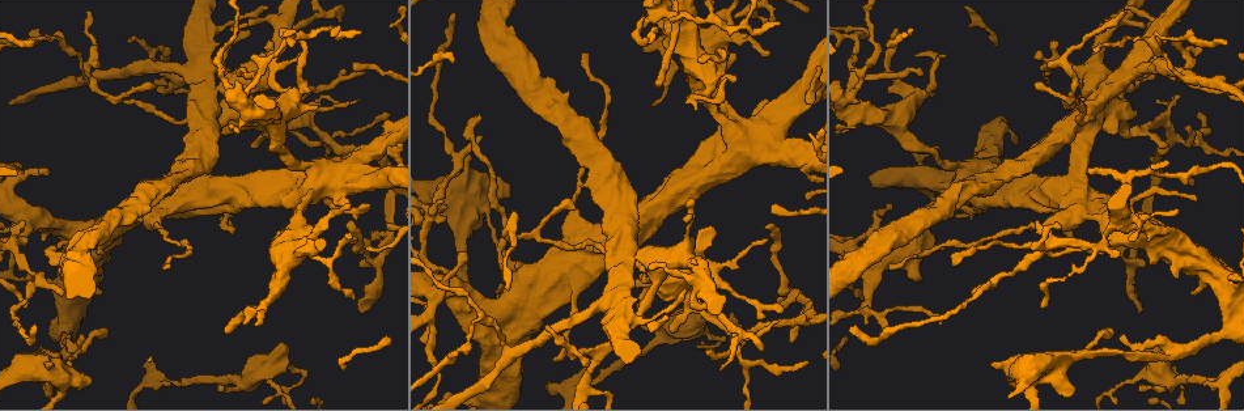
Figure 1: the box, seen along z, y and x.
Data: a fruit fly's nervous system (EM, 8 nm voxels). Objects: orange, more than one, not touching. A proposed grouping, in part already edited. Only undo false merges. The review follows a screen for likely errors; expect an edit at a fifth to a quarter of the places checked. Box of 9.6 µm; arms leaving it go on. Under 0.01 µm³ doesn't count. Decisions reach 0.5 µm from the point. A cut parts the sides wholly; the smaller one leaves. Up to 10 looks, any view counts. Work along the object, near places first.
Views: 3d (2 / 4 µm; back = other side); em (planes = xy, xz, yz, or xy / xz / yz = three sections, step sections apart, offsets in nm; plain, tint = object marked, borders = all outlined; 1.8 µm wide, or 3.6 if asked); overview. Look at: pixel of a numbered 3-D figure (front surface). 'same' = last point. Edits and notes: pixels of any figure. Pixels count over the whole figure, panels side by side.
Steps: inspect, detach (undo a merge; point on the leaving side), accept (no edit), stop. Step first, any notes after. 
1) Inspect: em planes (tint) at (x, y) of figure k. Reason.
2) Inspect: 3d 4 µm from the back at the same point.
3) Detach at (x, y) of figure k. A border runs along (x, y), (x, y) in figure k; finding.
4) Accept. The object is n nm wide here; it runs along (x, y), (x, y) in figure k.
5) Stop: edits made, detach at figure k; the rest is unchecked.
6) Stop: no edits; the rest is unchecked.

Inspect: em planes (plain) at (685, 230) of figure 1. A narrow waist.

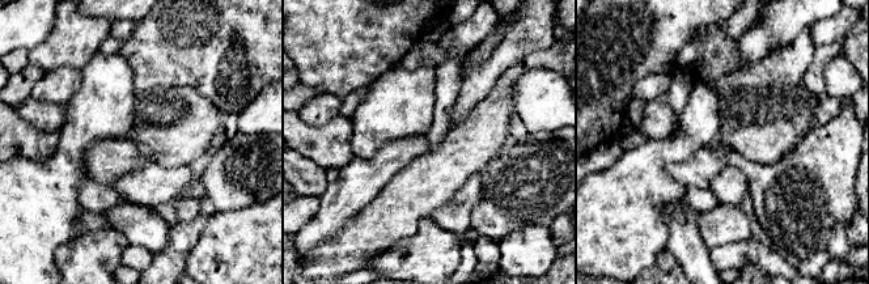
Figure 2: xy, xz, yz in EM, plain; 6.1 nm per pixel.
Inspect: em planes (tint) at the same point.

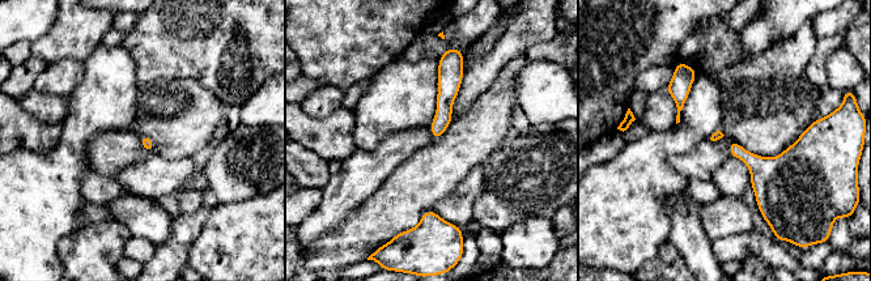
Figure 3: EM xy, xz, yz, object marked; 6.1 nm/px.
Accept. It runs along (446, 59), (444, 116), (436, 135) in figure 3; one neuron here.

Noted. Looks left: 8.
Inspect: 3d 2 µm from the back at (1072, 132) of figure 1. Small branch off a trunk.

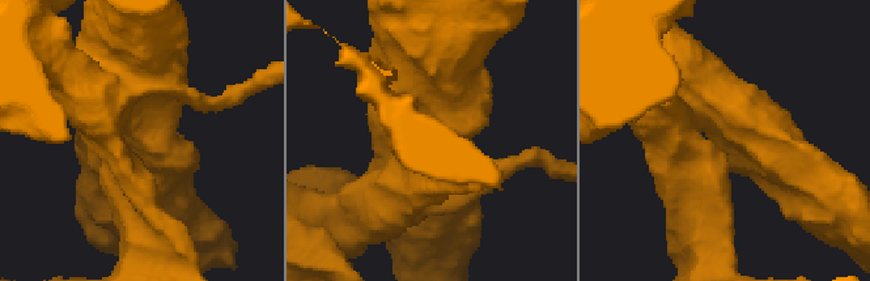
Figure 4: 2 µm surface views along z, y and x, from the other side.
Inspect: em yz step 16 (tint) at (723, 135) of figure 4.

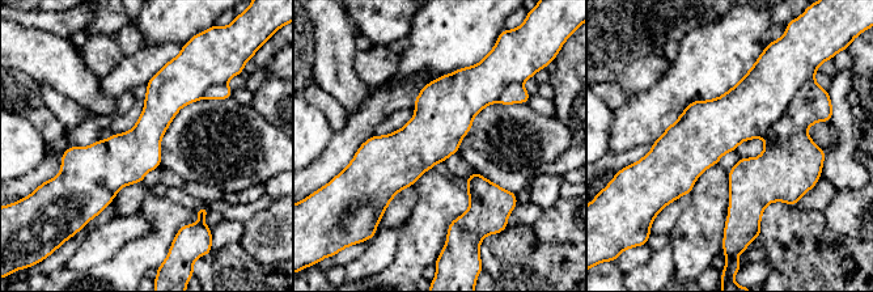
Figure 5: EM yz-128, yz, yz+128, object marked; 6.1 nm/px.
Inspect: em planes (tint) at the same point.

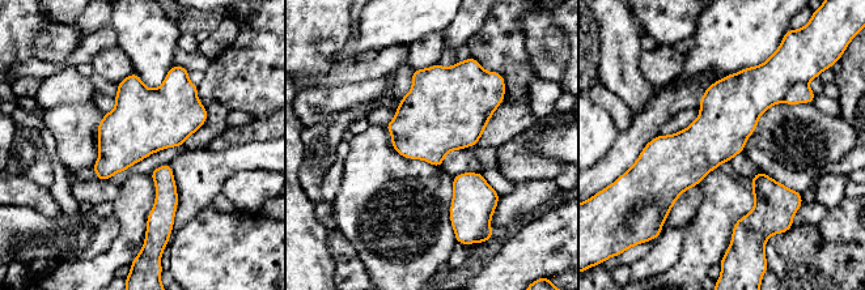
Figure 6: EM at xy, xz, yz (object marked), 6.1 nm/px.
Detach at (802, 55) of figure 6. The object is 340 nm wide here; a border runs along (793, 85), (783, 99) in figure 6; a second neuron is stuck on.

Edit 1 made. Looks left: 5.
Inspect: overview.

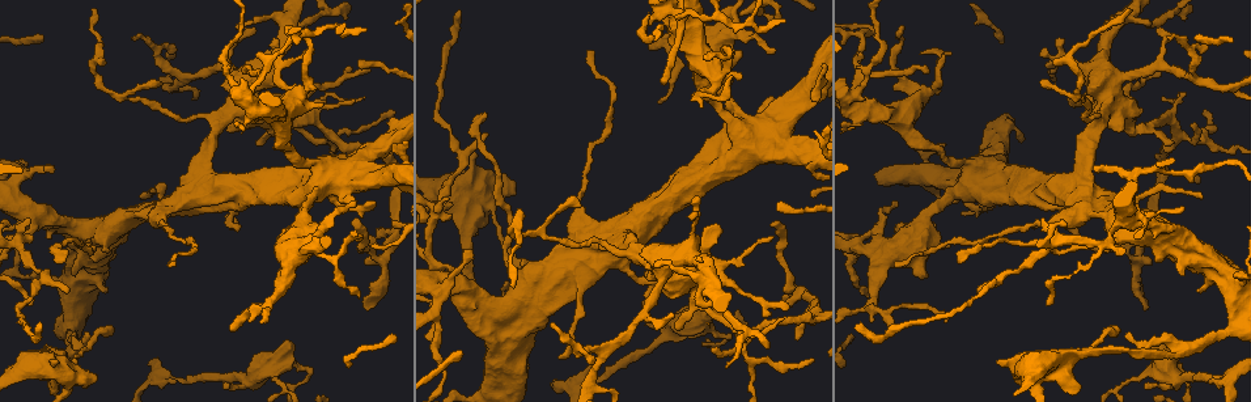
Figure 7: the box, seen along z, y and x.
Inspect: 3d 2 µm at (457, 287) of figure 7. Two arms at a narrow angle.

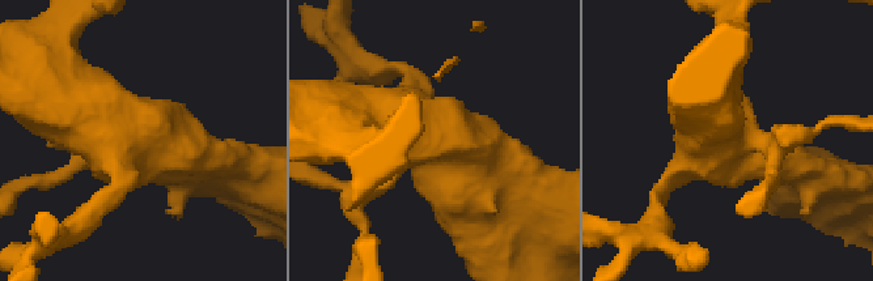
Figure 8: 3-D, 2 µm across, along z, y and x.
Inspect: em planes (borders) at (426, 136) of figure 8. Now the EM.

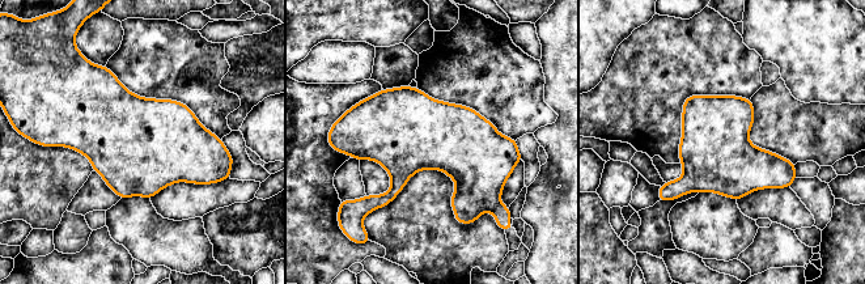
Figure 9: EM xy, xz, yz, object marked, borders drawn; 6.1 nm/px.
Accept. Continuous, no second neuron.

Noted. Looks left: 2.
Inspect: em planes (plain) at (1061, 365) of figure 7. Sharp bend.

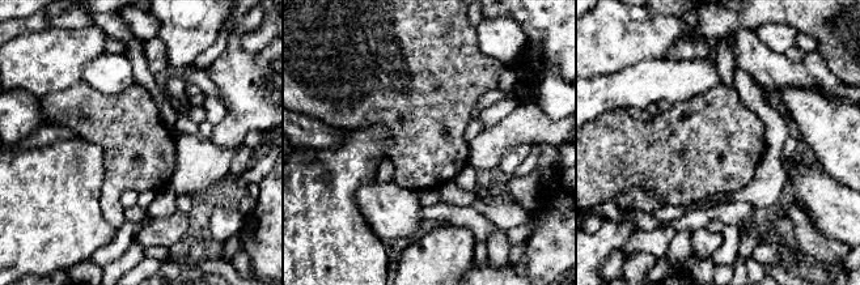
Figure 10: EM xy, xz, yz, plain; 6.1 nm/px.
Inspect: em planes (tint) at the same point. With the object marked.

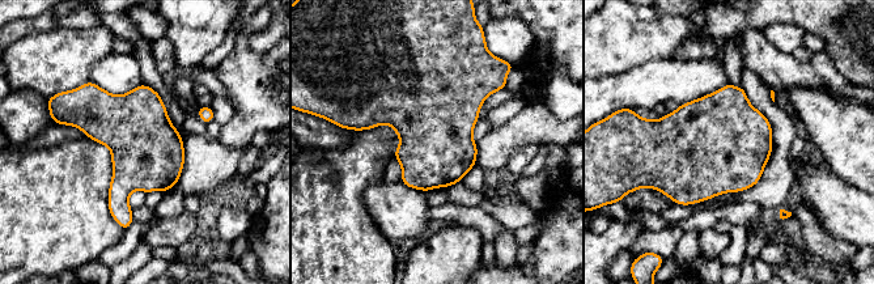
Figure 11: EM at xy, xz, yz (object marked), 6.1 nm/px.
Accept. All the same neuron.

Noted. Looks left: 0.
Stop: edits made, detach at figure 6; the rest is unchecked.

